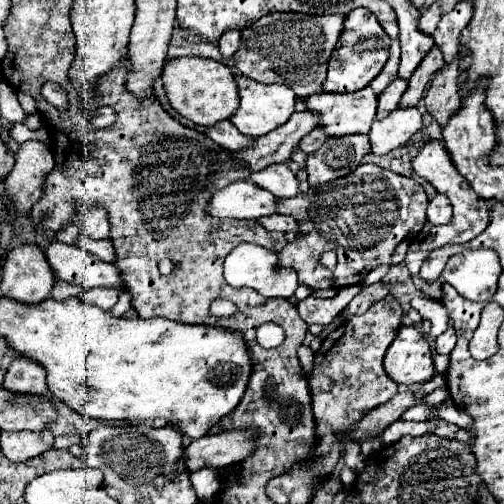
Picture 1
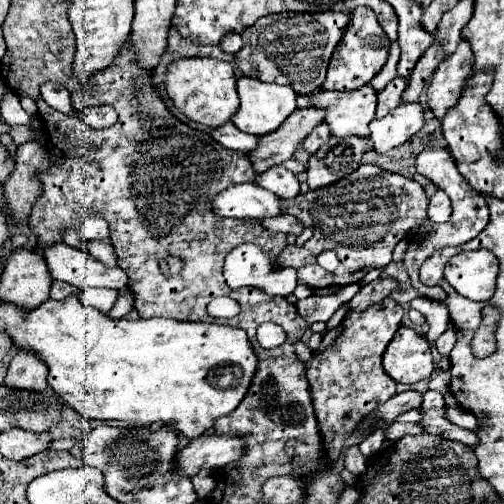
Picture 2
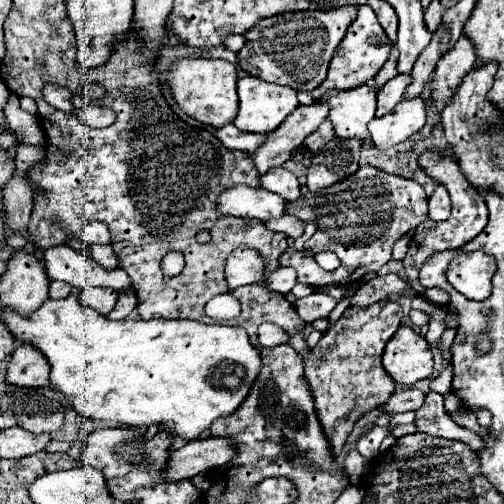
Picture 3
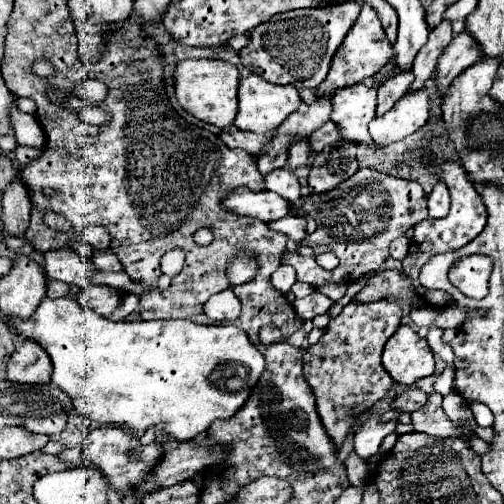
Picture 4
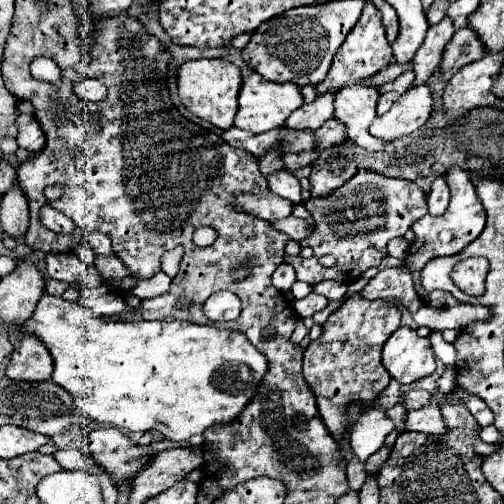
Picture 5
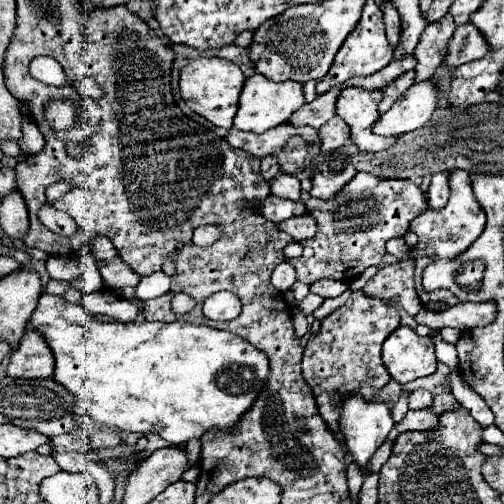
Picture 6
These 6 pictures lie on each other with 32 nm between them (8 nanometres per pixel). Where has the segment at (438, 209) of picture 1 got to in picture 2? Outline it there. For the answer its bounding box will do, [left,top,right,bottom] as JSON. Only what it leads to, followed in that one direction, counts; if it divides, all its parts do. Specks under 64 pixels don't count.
[428,192,452,222]

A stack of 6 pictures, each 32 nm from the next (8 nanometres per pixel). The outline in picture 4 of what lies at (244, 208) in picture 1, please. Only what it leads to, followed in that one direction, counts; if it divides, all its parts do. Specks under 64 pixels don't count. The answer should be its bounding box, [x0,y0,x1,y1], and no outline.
[224,188,290,222]

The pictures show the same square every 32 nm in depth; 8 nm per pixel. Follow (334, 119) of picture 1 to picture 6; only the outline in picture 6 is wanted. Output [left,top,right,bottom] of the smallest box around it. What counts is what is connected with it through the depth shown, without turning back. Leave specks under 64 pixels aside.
[336,88,396,152]

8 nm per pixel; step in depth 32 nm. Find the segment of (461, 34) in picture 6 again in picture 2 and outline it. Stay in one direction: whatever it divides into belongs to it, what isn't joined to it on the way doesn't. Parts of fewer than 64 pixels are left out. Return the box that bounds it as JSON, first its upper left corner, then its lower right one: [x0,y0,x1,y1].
[426,40,472,120]

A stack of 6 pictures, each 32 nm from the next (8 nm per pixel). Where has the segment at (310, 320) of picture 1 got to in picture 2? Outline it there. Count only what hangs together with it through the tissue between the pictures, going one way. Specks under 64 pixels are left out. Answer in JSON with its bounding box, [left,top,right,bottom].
[296,284,360,322]

